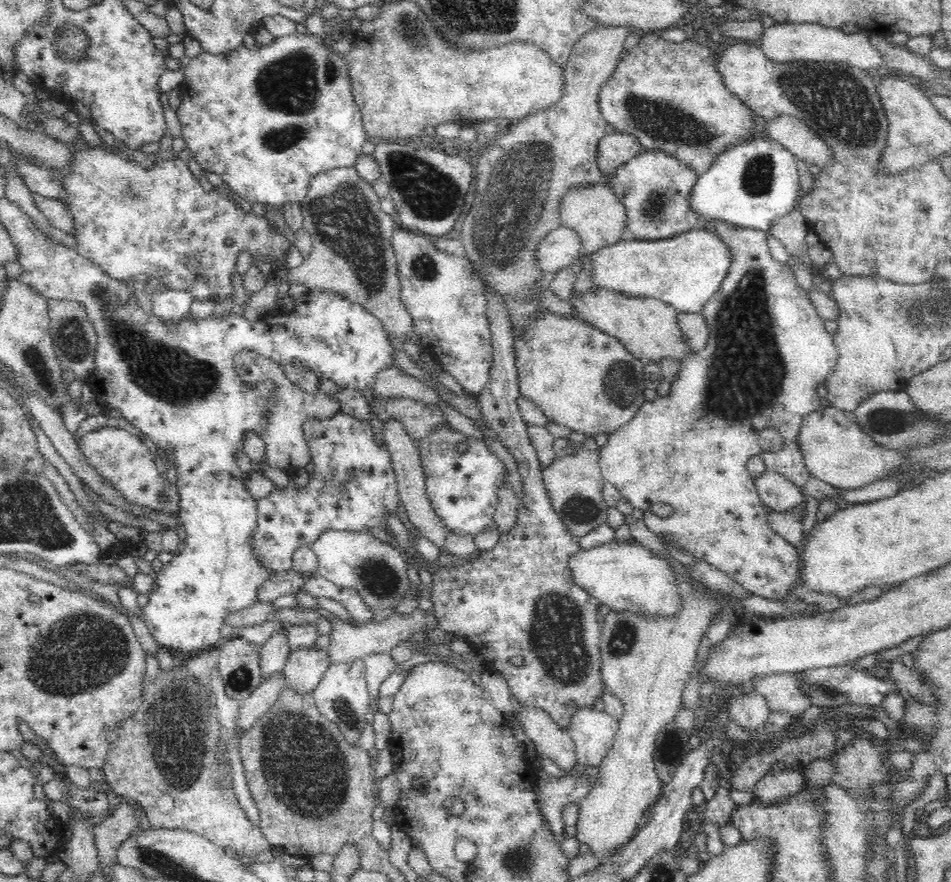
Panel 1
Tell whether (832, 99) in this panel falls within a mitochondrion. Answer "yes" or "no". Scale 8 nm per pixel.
yes

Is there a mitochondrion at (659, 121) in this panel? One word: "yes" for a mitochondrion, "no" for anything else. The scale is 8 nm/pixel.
yes

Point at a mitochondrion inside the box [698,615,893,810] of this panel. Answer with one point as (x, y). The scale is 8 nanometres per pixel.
(826, 690)

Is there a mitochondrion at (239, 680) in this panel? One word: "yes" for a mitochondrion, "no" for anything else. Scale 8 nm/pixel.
yes

